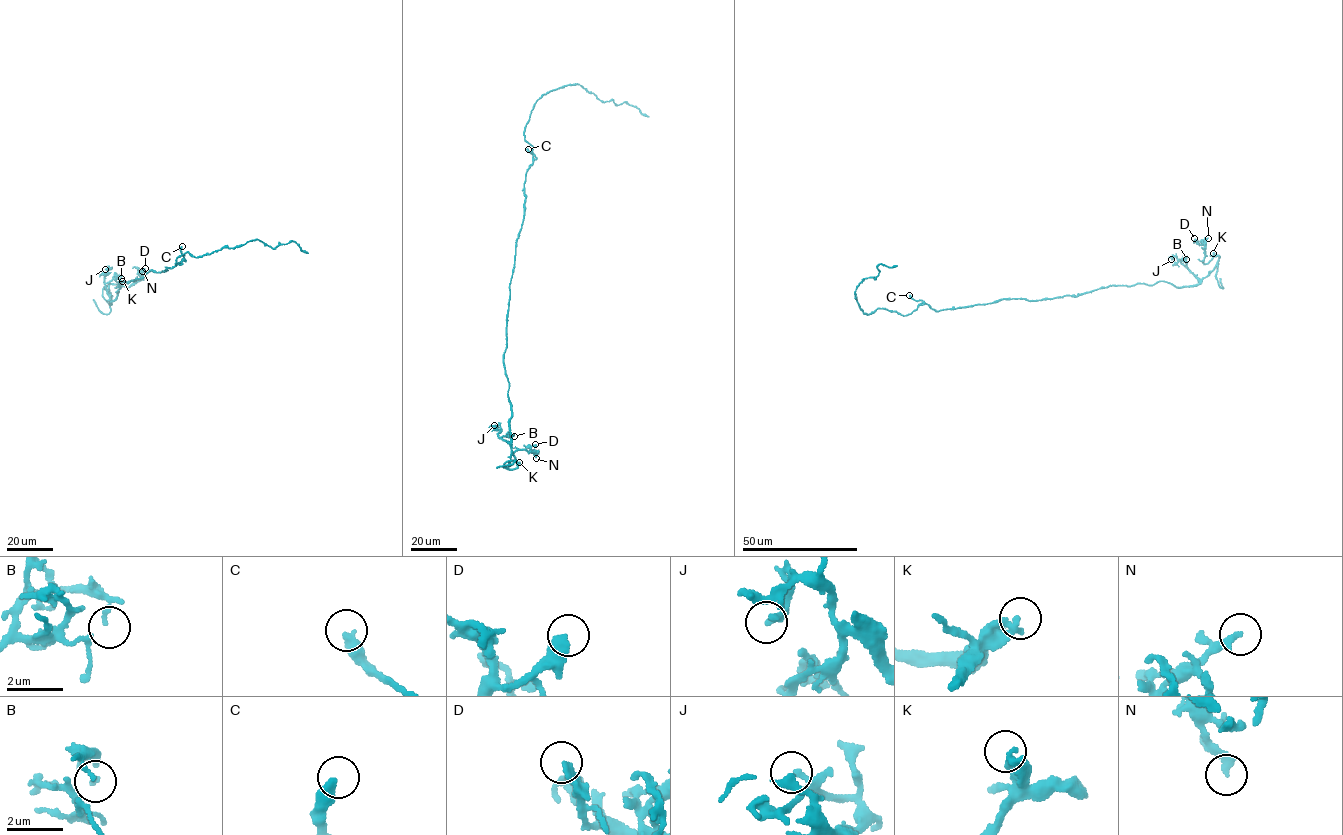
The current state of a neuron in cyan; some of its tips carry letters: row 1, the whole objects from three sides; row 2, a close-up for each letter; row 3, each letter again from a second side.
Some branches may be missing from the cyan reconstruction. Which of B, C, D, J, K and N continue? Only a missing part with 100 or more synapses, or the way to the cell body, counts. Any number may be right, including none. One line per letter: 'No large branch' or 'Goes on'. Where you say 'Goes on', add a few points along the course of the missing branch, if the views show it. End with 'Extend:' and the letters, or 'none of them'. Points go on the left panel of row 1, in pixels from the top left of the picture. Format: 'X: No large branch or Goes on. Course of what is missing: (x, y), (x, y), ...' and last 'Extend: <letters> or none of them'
B: No large branch
C: Goes on. Course of what is missing: (182, 246), (196, 240), (217, 189), (207, 179), (208, 154), (194, 111), (211, 86), (207, 50)
D: No large branch
J: No large branch
K: No large branch
N: No large branch
Extend: C

